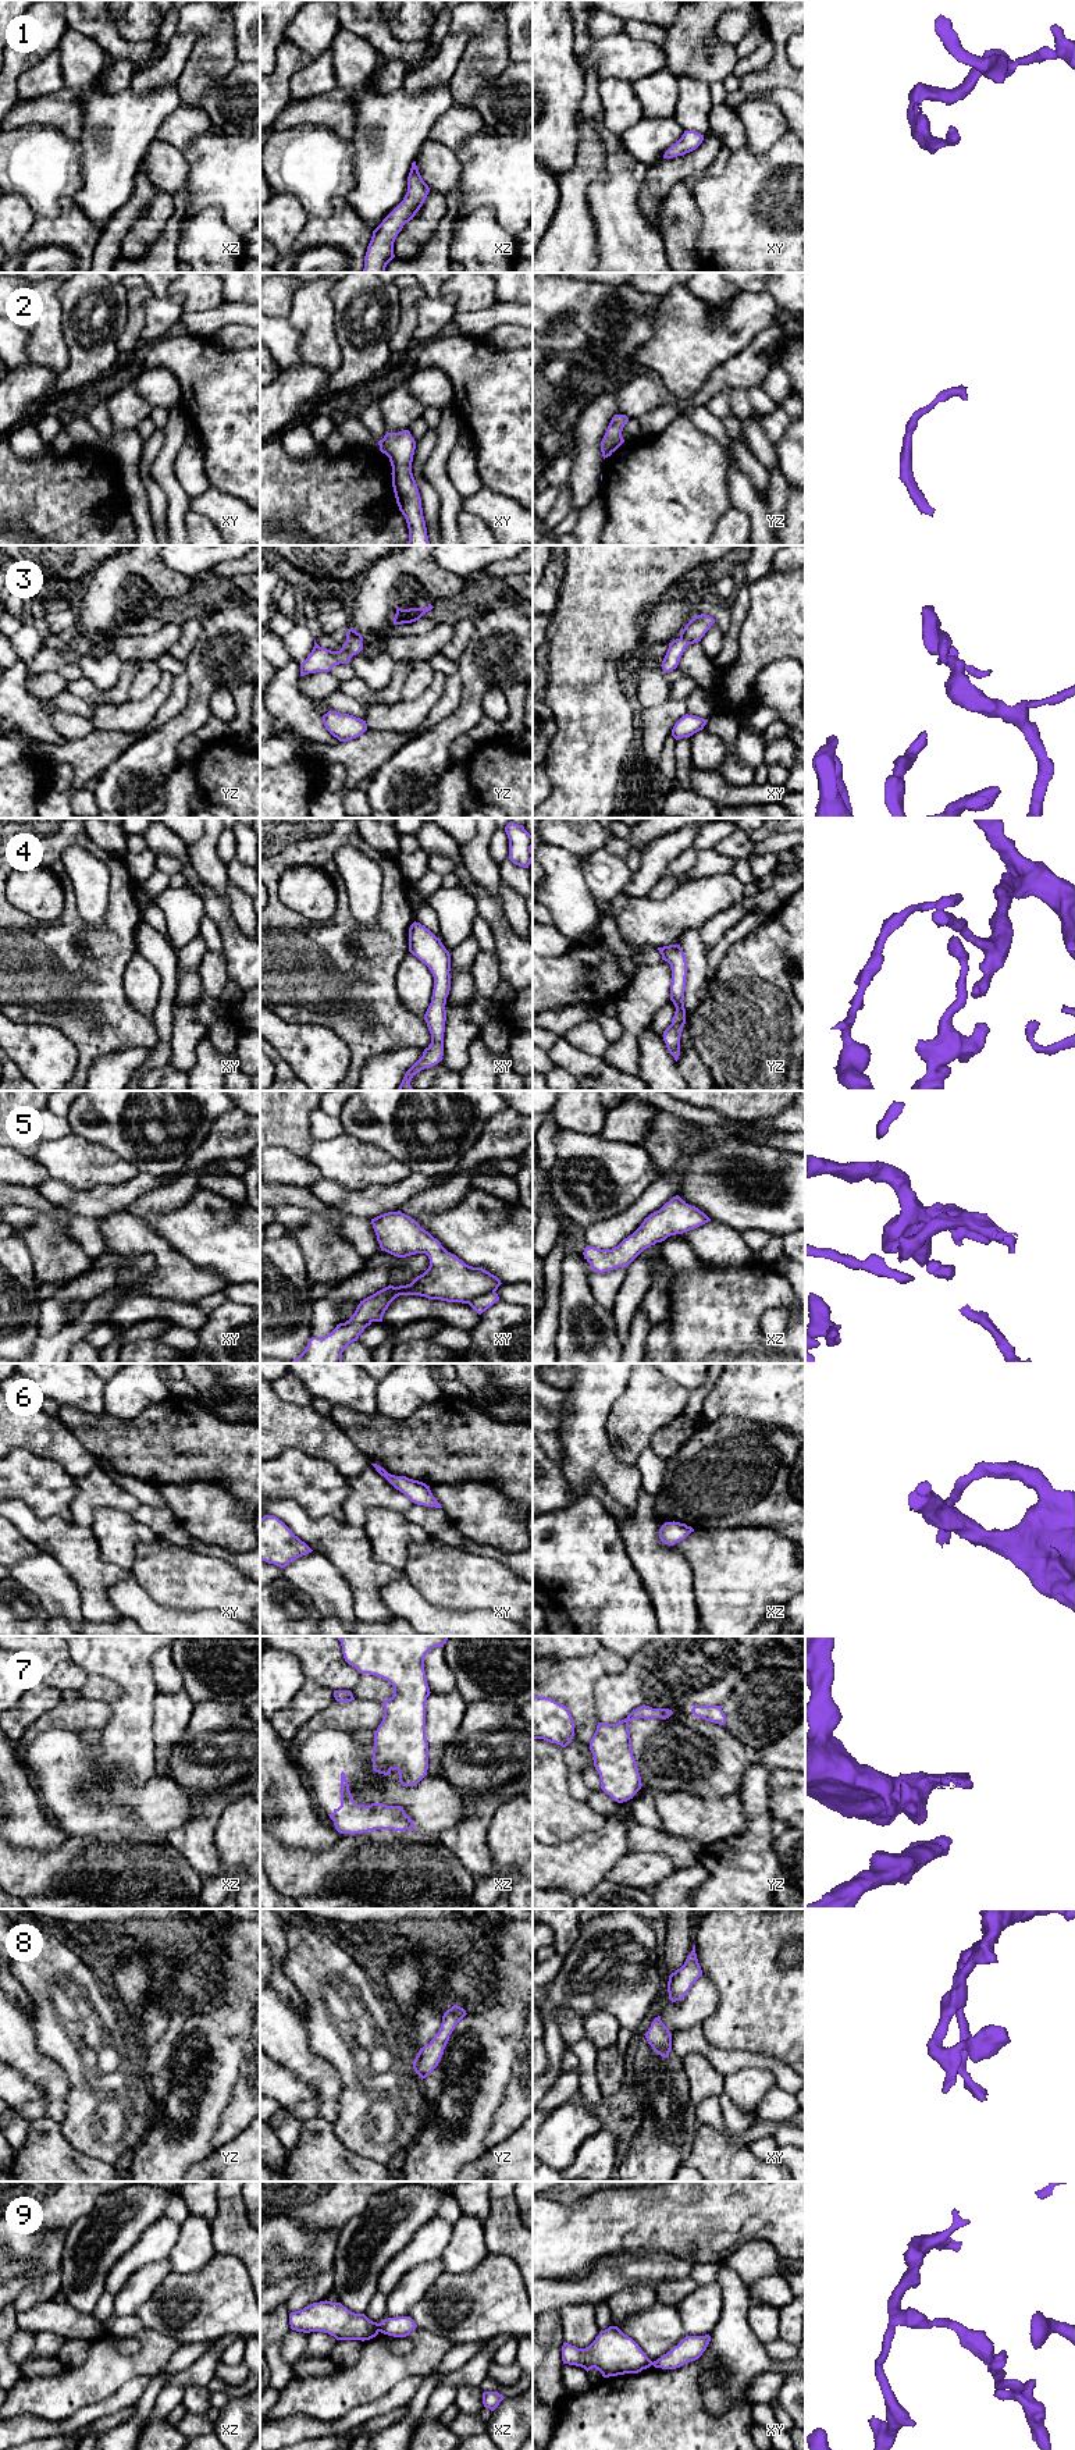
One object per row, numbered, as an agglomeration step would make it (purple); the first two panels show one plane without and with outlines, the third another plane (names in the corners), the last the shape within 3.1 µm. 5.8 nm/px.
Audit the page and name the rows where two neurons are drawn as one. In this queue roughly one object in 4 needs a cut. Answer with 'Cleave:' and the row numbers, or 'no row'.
Cleave: 9

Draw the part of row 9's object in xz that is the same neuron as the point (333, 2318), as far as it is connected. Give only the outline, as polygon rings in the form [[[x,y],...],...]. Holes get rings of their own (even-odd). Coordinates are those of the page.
[[[320,2301],[289,2314],[292,2330],[324,2332],[337,2340],[370,2340],[380,2332],[377,2322],[364,2314],[355,2314],[341,2303]]]

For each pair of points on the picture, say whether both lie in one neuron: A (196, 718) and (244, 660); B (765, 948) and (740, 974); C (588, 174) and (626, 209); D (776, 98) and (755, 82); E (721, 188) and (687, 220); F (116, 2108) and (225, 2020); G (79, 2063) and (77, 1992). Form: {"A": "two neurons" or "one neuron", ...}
{"A": "one neuron", "B": "one neuron", "C": "two neurons", "D": "two neurons", "E": "two neurons", "F": "two neurons", "G": "one neuron"}

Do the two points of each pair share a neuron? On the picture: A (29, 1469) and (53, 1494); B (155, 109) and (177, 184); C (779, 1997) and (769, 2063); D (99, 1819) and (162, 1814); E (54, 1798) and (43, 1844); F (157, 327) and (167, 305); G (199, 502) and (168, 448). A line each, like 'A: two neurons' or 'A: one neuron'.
A: one neuron
B: two neurons
C: two neurons
D: two neurons
E: two neurons
F: one neuron
G: two neurons

